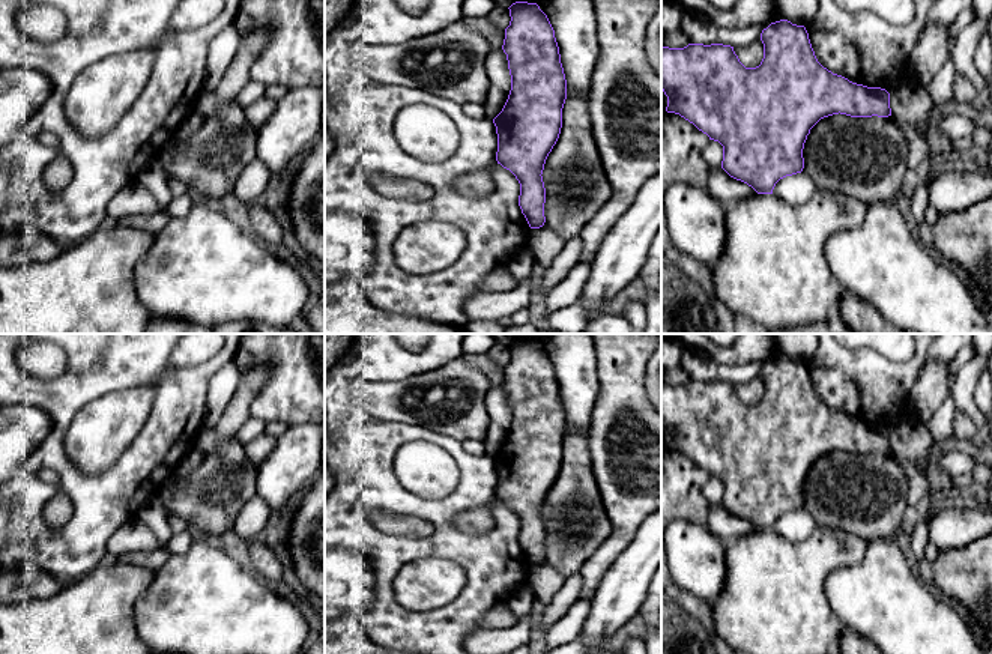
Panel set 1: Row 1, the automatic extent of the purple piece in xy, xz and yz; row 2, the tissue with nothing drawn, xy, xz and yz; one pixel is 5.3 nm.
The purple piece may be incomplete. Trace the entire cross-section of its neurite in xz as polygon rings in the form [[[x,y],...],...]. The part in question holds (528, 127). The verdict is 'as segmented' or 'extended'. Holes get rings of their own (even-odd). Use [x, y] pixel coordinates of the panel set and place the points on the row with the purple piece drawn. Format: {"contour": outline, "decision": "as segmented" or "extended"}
{"contour": [[[516,2],[510,8],[510,26],[505,29],[502,50],[507,54],[511,75],[511,90],[502,111],[493,119],[498,134],[496,161],[510,170],[520,183],[519,206],[531,229],[540,229],[546,223],[546,188],[543,170],[549,153],[556,144],[562,128],[562,108],[567,99],[567,80],[561,63],[555,30],[547,15],[537,3]]], "decision": "as segmented"}

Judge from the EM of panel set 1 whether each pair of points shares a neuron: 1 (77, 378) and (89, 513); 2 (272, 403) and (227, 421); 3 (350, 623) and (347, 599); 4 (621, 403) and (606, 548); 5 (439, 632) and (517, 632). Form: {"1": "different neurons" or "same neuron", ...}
{"1": "same neuron", "2": "different neurons", "3": "different neurons", "4": "same neuron", "5": "different neurons"}

